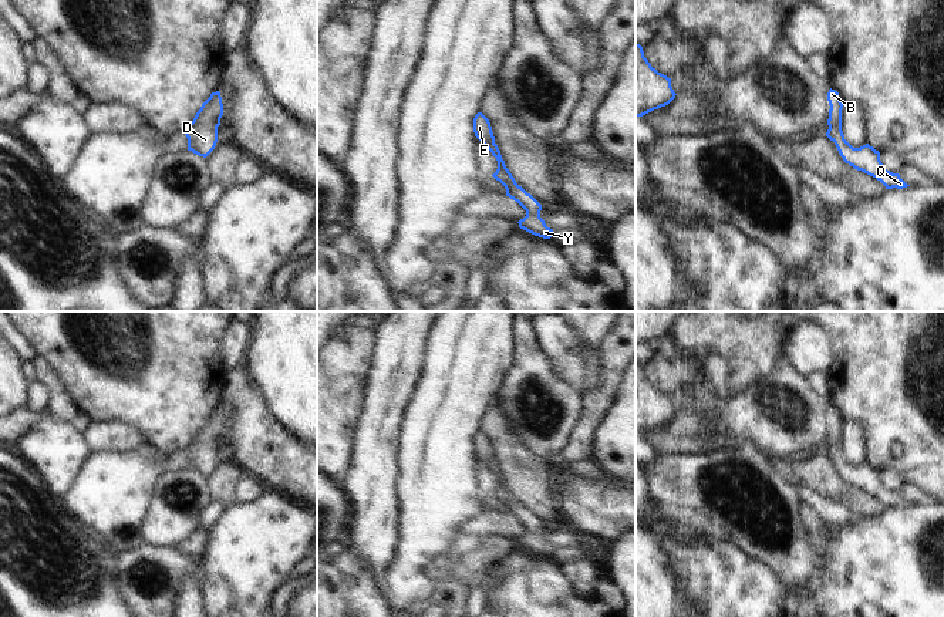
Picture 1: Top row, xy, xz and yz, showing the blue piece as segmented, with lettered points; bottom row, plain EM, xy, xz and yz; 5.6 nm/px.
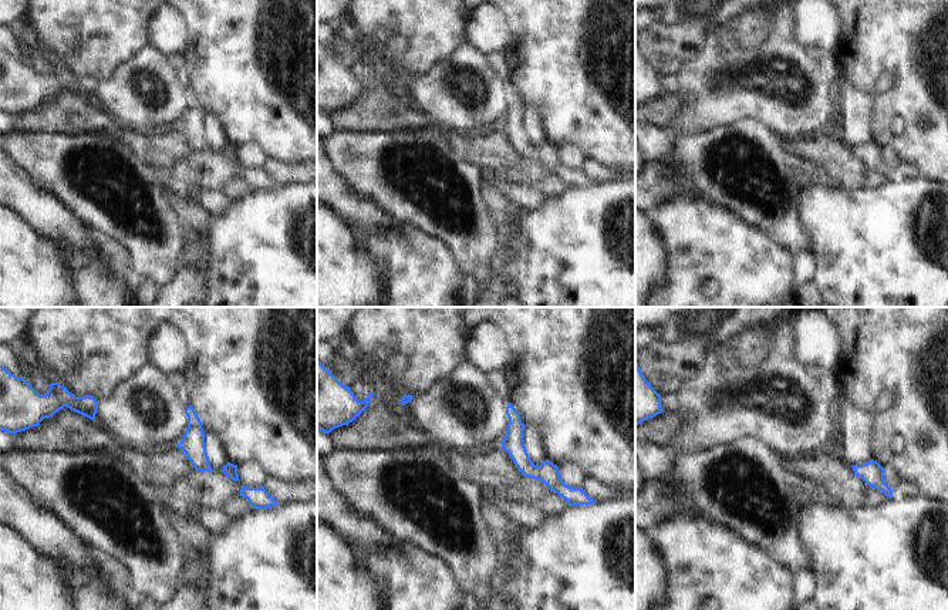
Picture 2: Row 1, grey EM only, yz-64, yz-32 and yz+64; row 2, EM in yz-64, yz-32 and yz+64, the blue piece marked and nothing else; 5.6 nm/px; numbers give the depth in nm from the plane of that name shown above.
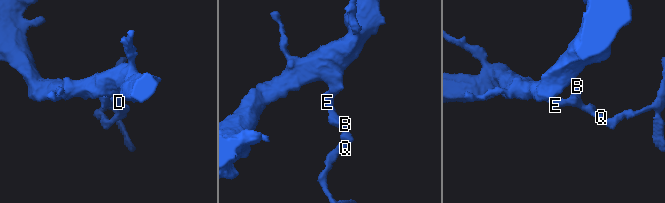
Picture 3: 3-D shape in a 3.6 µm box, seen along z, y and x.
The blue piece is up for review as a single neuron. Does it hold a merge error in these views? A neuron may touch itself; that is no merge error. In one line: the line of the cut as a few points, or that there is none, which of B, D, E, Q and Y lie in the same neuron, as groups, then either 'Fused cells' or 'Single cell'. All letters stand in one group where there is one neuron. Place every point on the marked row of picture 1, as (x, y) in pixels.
No split. Groups: B D E Q Y. Single cell

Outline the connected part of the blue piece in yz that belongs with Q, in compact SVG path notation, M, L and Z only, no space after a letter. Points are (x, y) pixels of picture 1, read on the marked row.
M830 88L827 92L827 101L830 109L827 119L829 129L826 132L826 136L835 142L843 161L854 169L862 171L880 181L886 186L886 189L903 189L910 186L900 178L899 173L893 173L884 168L884 165L880 161L880 152L876 151L873 146L866 144L860 148L853 148L844 139L842 131L843 104L839 98L839 92Z

